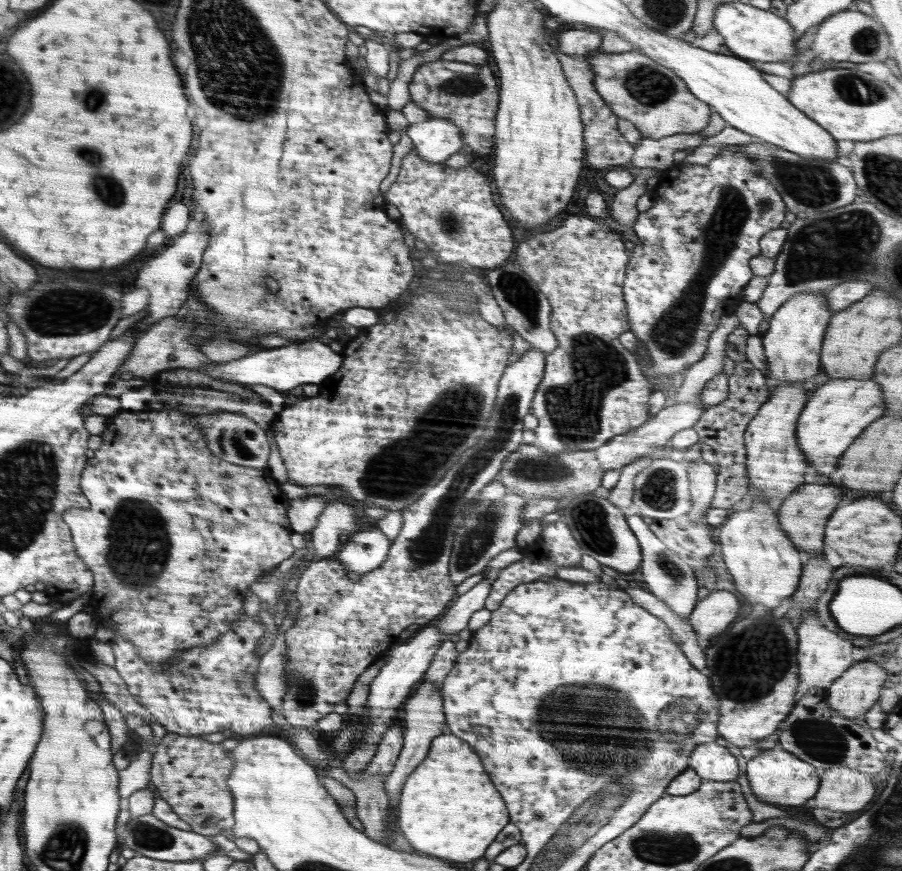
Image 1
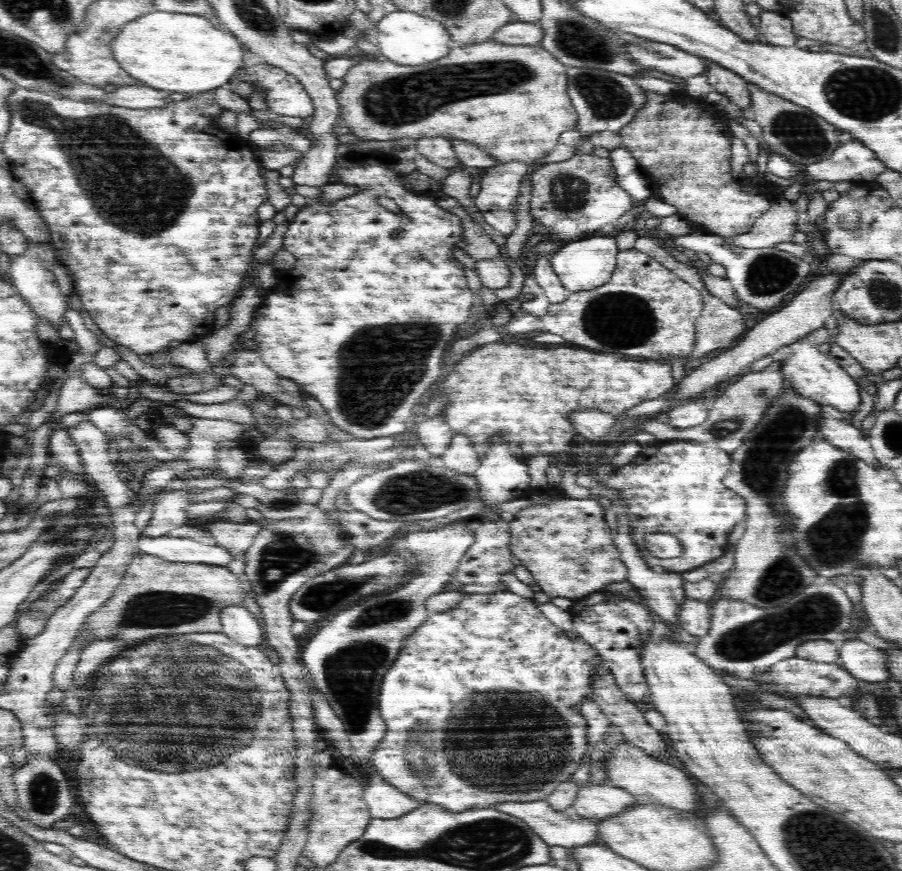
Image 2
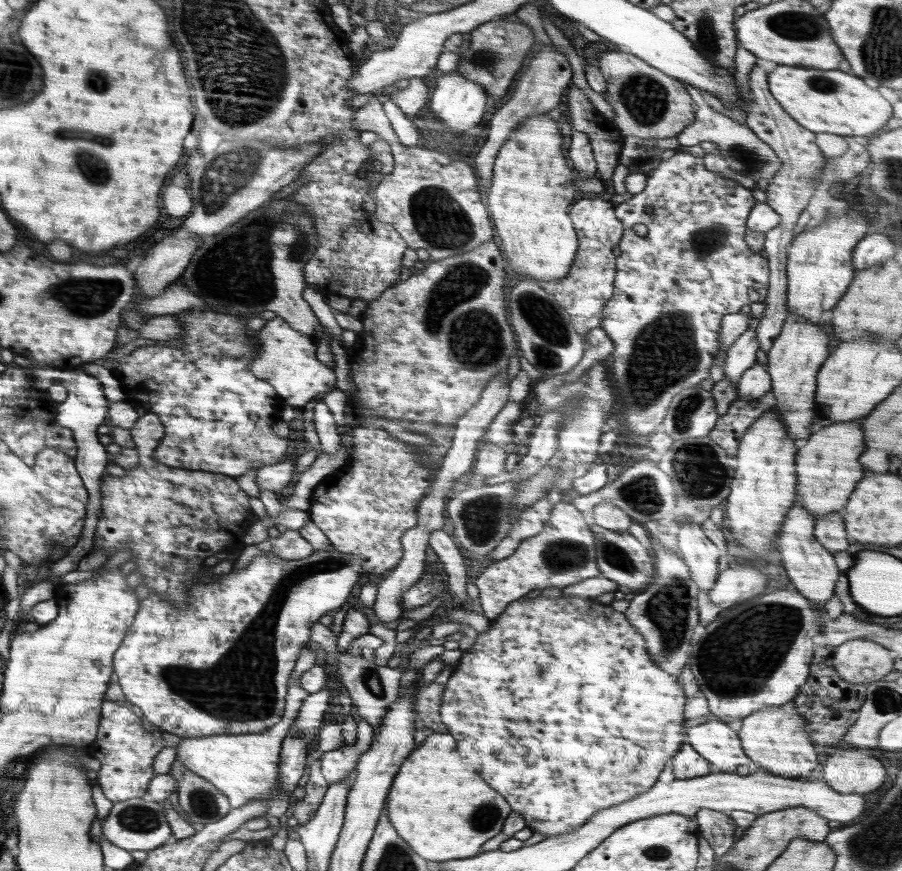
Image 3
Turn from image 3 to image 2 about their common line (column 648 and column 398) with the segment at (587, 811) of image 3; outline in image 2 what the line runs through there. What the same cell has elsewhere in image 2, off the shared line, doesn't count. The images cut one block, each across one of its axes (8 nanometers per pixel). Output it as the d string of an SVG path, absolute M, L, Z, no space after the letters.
M497 591L490 594L464 594L457 607L443 613L430 614L424 626L418 626L410 638L404 638L402 650L398 652L398 662L390 666L382 682L380 692L380 710L382 718L388 724L388 734L374 750L372 770L385 781L390 782L402 793L418 799L421 803L442 806L451 812L464 812L474 808L490 808L502 801L532 802L548 798L552 791L572 774L588 750L586 720L580 714L580 704L586 697L592 698L590 684L598 678L597 670L603 666L599 654L583 638L570 639L566 631L562 632L544 617L534 601L526 599L512 591Z

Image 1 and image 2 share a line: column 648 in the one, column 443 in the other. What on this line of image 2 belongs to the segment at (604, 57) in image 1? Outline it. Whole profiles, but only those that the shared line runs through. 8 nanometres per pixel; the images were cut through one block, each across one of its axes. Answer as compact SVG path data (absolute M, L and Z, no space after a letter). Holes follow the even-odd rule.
M494 40L463 47L452 45L450 52L444 58L428 62L428 64L414 64L414 66L402 66L391 60L378 62L356 55L355 53L353 55L357 57L358 64L345 74L343 87L336 91L336 99L340 103L340 113L342 113L339 124L350 127L351 132L355 136L364 140L385 141L404 137L418 139L422 138L422 136L441 136L449 140L459 138L460 140L474 143L501 162L517 160L518 162L532 163L534 160L550 154L554 146L559 143L558 138L560 138L560 134L566 132L566 130L574 129L578 120L576 109L573 107L567 93L567 66L560 64L556 60L556 57L541 45L518 46L511 45L510 43L499 43ZM476 96L478 96L478 106L468 106L470 100L474 100Z

